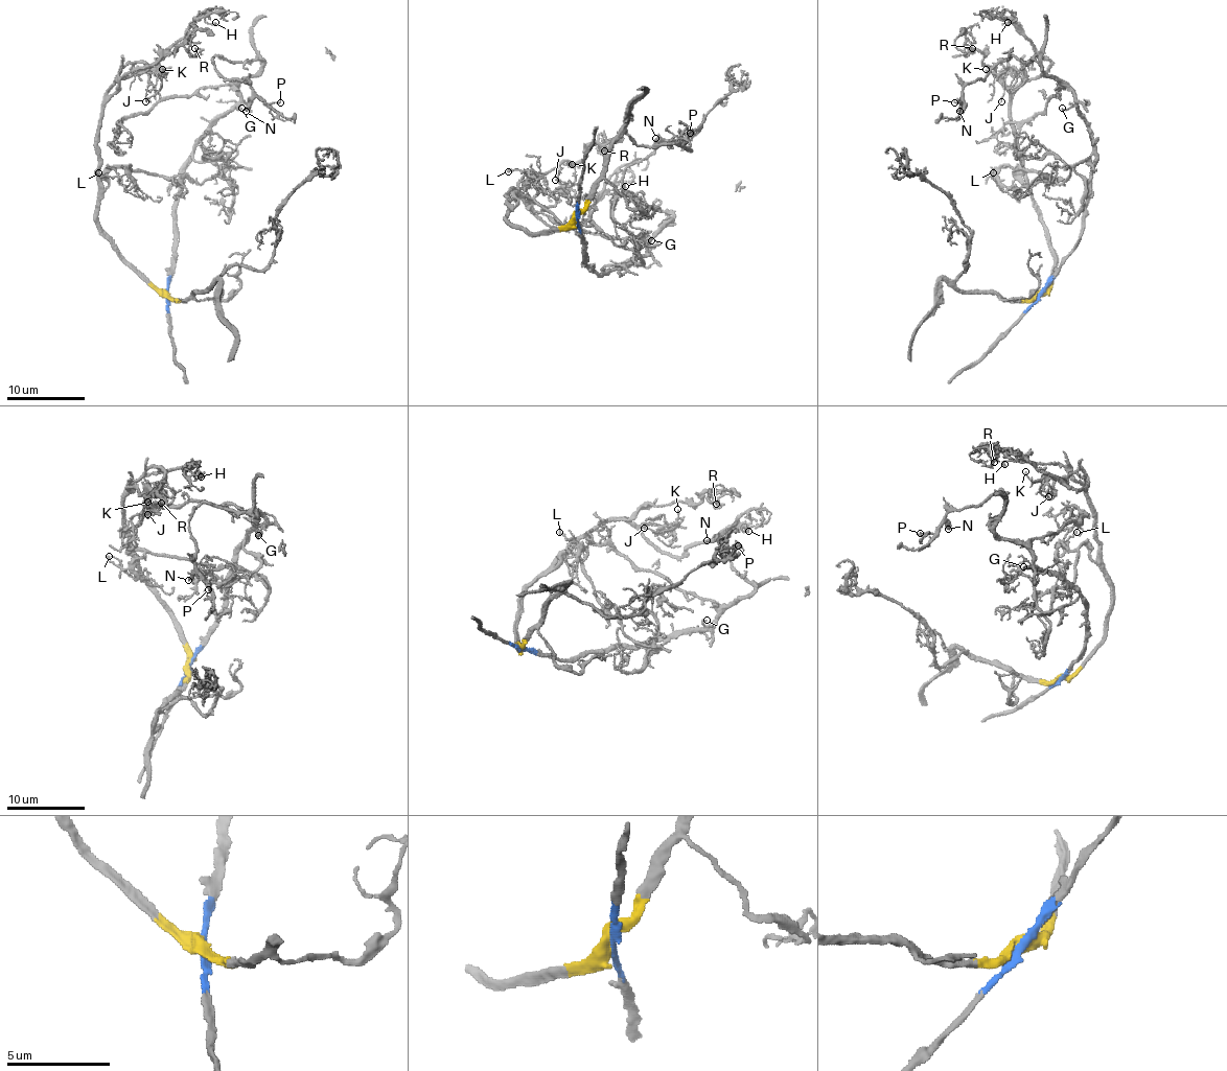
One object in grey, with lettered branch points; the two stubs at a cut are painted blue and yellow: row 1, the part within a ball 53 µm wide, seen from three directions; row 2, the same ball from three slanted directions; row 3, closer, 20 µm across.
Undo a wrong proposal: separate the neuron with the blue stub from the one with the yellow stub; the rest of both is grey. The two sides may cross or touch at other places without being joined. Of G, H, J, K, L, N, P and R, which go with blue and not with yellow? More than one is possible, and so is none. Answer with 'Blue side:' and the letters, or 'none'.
Blue side: G, N, P

